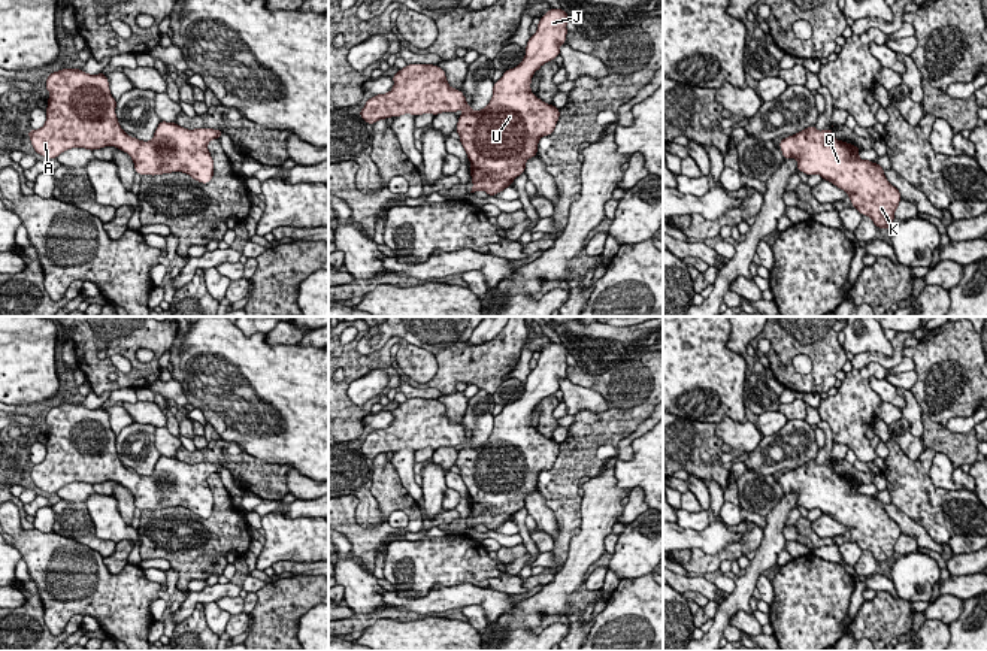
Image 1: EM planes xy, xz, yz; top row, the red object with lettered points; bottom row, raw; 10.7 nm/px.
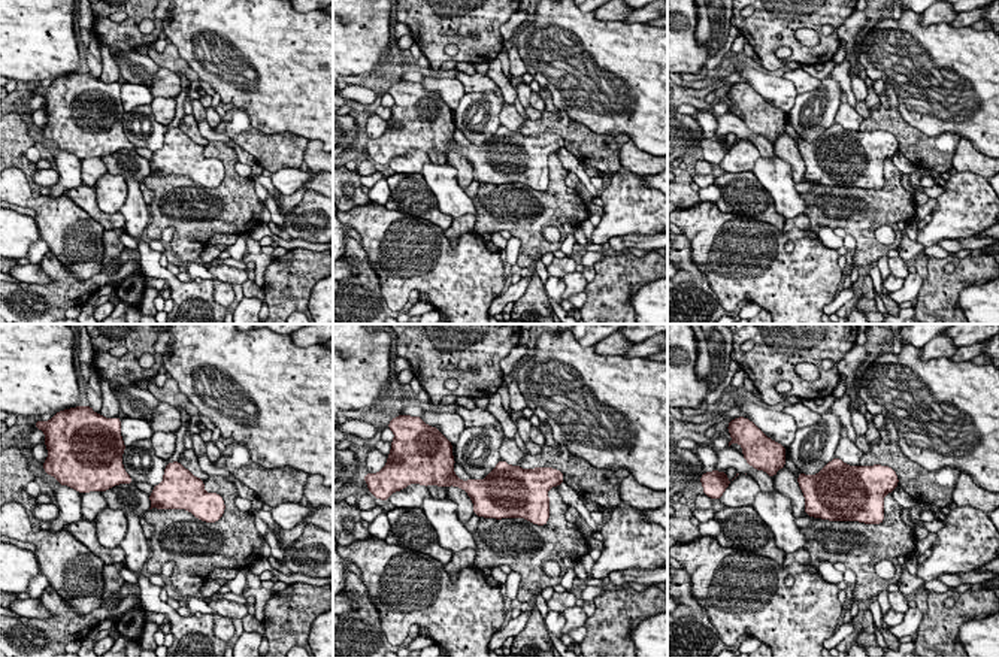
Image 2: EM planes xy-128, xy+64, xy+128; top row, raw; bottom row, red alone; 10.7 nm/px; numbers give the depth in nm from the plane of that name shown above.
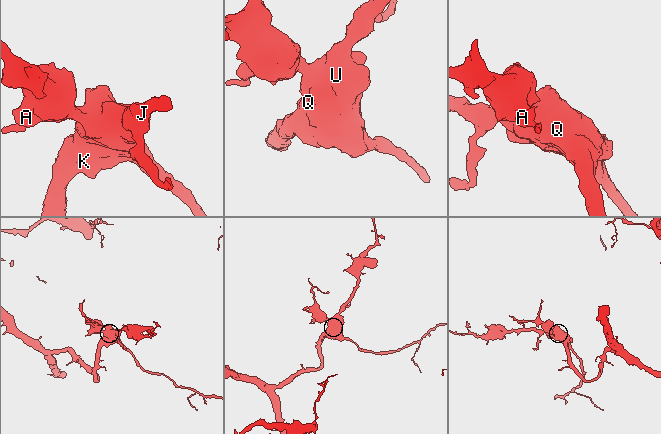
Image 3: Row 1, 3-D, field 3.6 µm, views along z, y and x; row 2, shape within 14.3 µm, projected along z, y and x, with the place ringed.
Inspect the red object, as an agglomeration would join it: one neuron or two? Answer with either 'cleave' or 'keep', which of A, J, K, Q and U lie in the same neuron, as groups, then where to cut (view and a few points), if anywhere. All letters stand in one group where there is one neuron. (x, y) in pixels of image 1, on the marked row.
keep | A J K Q U | no cut

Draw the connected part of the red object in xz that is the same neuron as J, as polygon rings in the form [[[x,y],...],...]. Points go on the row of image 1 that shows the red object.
[[[549,9],[544,13],[538,24],[538,31],[530,36],[524,60],[514,69],[509,69],[493,85],[493,97],[490,103],[473,112],[461,91],[451,88],[446,75],[439,66],[433,64],[408,64],[393,78],[394,87],[387,94],[378,94],[369,99],[360,110],[360,116],[375,124],[378,119],[400,116],[405,113],[423,115],[442,112],[464,112],[458,116],[455,131],[470,161],[472,191],[485,191],[496,196],[506,187],[512,187],[512,181],[523,175],[526,161],[538,155],[538,142],[542,136],[552,134],[560,118],[560,110],[554,105],[544,103],[532,90],[532,76],[542,64],[552,61],[560,55],[560,45],[566,43],[567,13],[564,9]]]

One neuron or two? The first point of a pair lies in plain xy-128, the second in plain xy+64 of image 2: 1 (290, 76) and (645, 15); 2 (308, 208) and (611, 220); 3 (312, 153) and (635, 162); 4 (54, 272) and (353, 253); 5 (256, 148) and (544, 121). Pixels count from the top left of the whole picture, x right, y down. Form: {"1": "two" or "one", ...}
{"1": "two", "2": "one", "3": "one", "4": "one", "5": "one"}

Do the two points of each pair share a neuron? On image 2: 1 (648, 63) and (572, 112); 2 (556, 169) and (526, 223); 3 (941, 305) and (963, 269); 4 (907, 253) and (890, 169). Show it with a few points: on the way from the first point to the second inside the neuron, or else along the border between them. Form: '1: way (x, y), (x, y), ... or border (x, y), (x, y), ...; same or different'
1: way (629, 82), (599, 112), (592, 112); same
2: way (556, 184), (556, 200), (541, 215); same
3: way (941, 296), (959, 278); same
4: border (902, 236), (898, 245); different

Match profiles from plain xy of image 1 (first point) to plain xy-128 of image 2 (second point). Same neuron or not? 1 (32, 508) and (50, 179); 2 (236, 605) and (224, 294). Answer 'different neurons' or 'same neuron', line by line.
1: same neuron
2: different neurons

